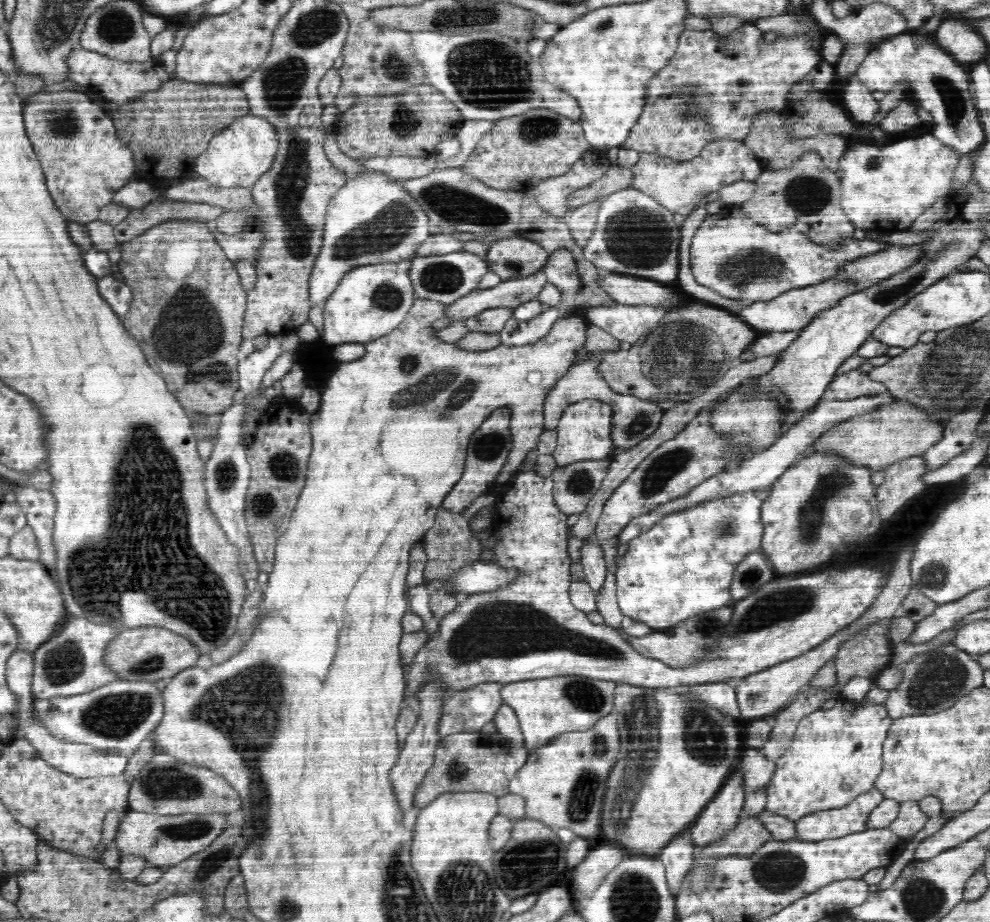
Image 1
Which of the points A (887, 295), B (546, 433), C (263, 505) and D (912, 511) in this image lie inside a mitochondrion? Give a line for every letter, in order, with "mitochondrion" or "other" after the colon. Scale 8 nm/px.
A: mitochondrion
B: other
C: mitochondrion
D: mitochondrion

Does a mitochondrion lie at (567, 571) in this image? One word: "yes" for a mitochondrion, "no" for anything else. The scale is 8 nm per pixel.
no

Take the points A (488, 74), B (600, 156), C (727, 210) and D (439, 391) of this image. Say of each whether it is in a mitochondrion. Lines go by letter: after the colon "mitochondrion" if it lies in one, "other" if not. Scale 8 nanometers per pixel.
A: mitochondrion
B: other
C: other
D: mitochondrion

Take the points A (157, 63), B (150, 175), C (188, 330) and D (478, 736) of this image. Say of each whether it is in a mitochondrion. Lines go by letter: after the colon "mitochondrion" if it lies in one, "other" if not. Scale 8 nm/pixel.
A: other
B: other
C: mitochondrion
D: other

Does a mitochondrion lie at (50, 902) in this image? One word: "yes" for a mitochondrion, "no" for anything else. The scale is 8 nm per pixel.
no

